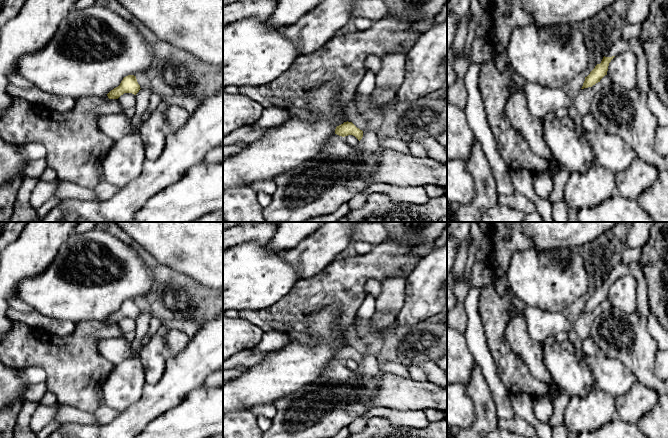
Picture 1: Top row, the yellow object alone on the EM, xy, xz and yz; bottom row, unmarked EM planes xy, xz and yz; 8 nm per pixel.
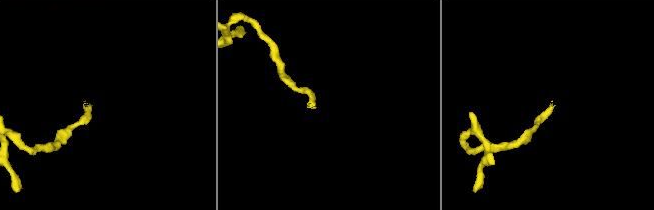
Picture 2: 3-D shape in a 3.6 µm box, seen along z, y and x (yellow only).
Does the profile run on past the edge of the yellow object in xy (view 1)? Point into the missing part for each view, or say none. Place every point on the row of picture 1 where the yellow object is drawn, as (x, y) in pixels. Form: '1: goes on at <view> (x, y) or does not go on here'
1: does not go on here

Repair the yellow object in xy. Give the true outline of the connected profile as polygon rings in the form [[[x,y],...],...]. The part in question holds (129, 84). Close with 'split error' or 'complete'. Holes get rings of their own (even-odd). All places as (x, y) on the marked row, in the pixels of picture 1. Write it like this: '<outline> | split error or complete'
[[[128,75],[124,77],[120,85],[111,90],[107,96],[109,99],[118,99],[124,93],[132,93],[136,95],[140,89],[136,76]]] | complete

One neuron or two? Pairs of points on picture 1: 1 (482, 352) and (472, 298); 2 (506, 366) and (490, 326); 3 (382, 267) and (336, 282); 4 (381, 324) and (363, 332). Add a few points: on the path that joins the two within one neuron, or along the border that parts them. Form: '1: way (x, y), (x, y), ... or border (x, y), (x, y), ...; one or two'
1: way (475, 339), (472, 311); one
2: way (503, 356), (495, 336); one
3: way (371, 267), (362, 267), (347, 277); one
4: border (376, 309), (370, 320), (369, 334); two

